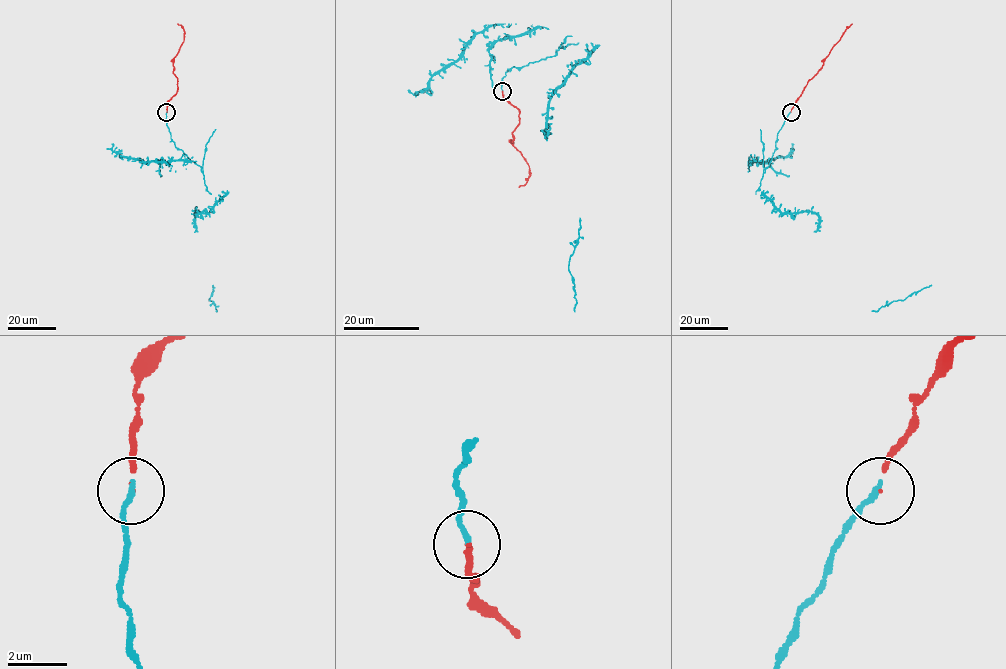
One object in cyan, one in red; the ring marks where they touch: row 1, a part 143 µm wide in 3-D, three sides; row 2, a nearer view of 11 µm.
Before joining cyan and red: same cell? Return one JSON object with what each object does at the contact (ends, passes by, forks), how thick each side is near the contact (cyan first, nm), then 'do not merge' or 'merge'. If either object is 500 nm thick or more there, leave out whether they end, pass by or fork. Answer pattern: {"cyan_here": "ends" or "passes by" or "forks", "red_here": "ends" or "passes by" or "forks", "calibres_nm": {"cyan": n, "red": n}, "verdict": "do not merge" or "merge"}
{"cyan_here": "ends", "red_here": "ends", "calibres_nm": {"cyan": 190, "red": 50}, "verdict": "merge"}

